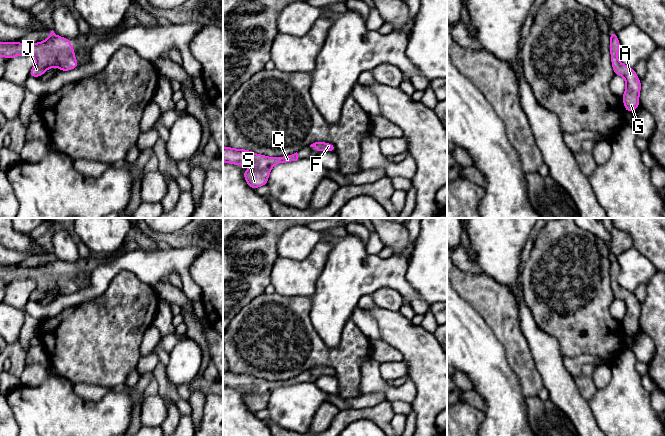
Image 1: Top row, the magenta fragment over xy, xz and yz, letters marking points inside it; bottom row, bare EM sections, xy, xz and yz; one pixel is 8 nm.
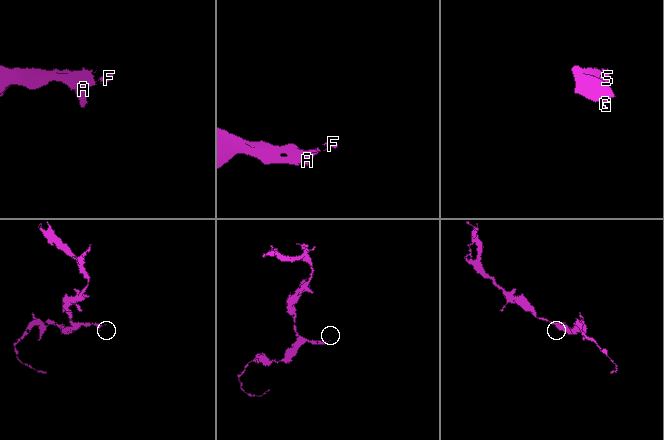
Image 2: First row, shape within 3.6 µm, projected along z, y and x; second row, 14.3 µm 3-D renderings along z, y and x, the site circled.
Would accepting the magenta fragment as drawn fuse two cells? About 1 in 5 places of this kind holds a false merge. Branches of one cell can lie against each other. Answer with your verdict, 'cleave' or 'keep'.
keep

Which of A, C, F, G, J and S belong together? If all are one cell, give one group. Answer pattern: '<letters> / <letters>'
A C F G J S

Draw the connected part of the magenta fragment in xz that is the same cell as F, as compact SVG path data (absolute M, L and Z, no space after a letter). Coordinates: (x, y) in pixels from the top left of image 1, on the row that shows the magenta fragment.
M315 142L310 145L310 147L315 147L317 154L321 151L335 152L336 148L332 143L325 142Z

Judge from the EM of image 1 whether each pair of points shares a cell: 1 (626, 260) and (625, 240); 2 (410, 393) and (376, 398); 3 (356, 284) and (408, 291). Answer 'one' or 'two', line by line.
1: two
2: two
3: one

